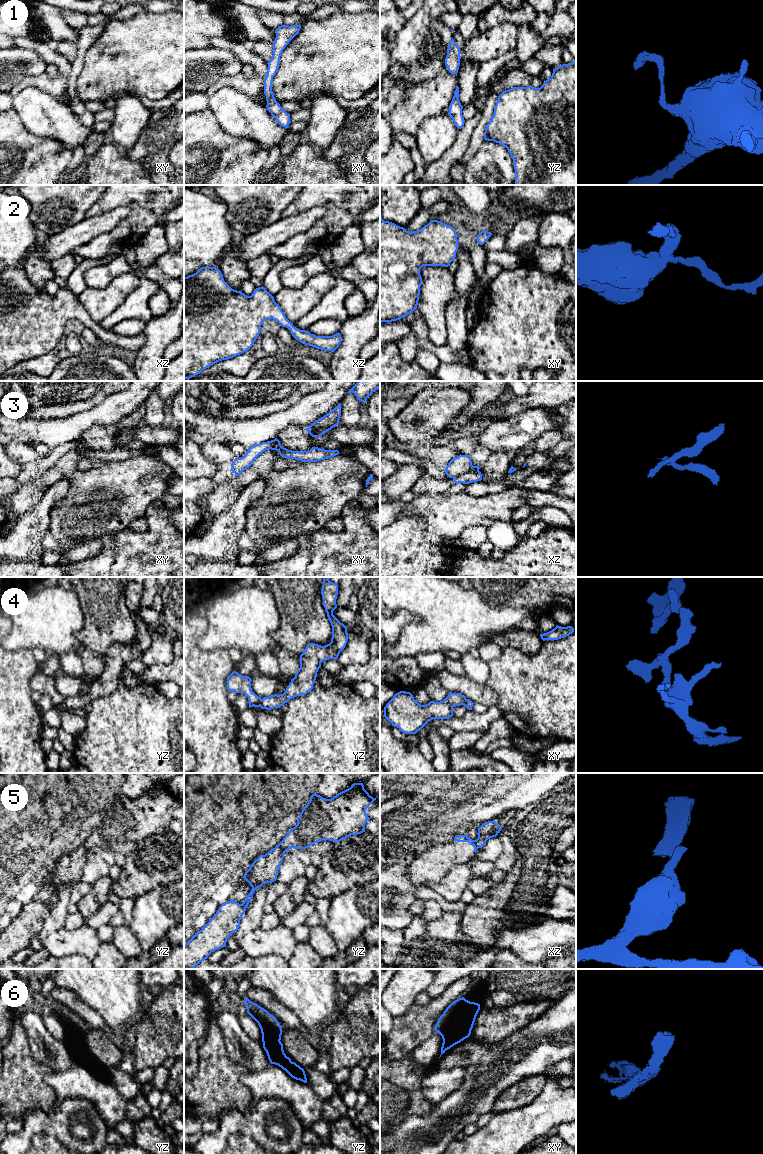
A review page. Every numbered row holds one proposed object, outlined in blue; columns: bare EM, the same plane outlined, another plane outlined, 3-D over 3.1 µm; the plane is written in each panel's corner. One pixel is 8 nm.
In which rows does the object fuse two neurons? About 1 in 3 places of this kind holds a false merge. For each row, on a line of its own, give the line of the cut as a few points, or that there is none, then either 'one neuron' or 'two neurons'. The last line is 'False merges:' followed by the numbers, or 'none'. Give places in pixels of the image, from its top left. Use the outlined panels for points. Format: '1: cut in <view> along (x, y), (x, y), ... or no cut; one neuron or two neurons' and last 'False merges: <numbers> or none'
1: no cut; one neuron
2: no cut; one neuron
3: cut in xz along (478, 469), (463, 472), (453, 478); two neurons
4: cut in yz along (261, 699), (258, 706); two neurons
5: cut in yz along (262, 883), (252, 887); two neurons
6: no cut; one neuron
False merges: 3, 4, 5

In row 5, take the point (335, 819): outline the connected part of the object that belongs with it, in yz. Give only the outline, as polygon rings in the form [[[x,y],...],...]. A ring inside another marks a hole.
[[[354,783],[331,799],[312,794],[297,818],[297,825],[275,848],[260,855],[243,878],[251,887],[274,882],[284,854],[290,848],[306,849],[322,840],[338,843],[365,832],[365,824],[370,820],[366,809],[375,800],[364,789],[363,783]]]

